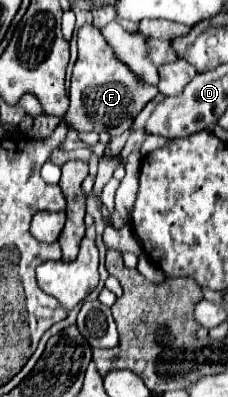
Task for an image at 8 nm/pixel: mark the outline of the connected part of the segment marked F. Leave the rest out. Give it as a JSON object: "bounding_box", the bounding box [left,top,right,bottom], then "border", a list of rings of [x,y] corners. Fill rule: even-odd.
{"bounding_box":[20,25,158,141],"border":[[[84,25],[78,31],[78,61],[74,65],[72,77],[76,77],[76,93],[72,93],[70,109],[66,111],[64,117],[38,115],[38,99],[34,95],[24,95],[24,99],[20,99],[20,105],[34,121],[34,125],[26,133],[30,141],[46,139],[60,121],[64,121],[70,129],[76,131],[96,131],[96,133],[110,131],[112,127],[128,119],[134,119],[142,111],[142,107],[158,95],[156,87],[142,85],[138,77],[128,69],[128,65],[114,55],[112,47],[106,43],[100,29],[94,25]]]}

